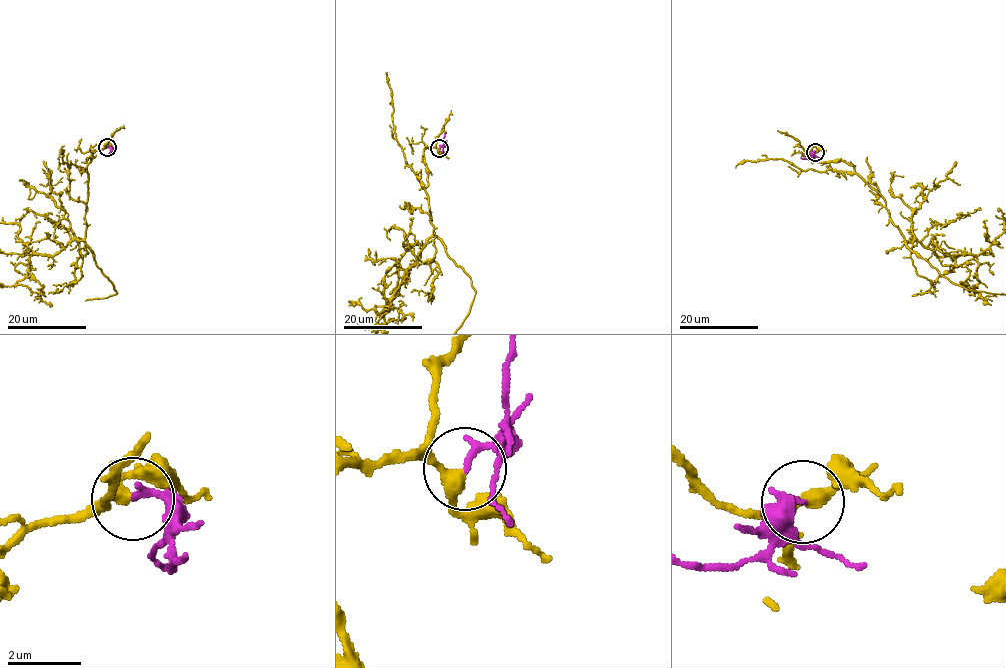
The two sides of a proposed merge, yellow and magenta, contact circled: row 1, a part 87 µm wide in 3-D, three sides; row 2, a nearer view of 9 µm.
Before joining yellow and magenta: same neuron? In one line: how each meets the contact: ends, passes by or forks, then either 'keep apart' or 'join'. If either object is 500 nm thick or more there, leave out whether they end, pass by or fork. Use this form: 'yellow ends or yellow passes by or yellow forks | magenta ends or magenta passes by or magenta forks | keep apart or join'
yellow passes by | magenta ends | join

